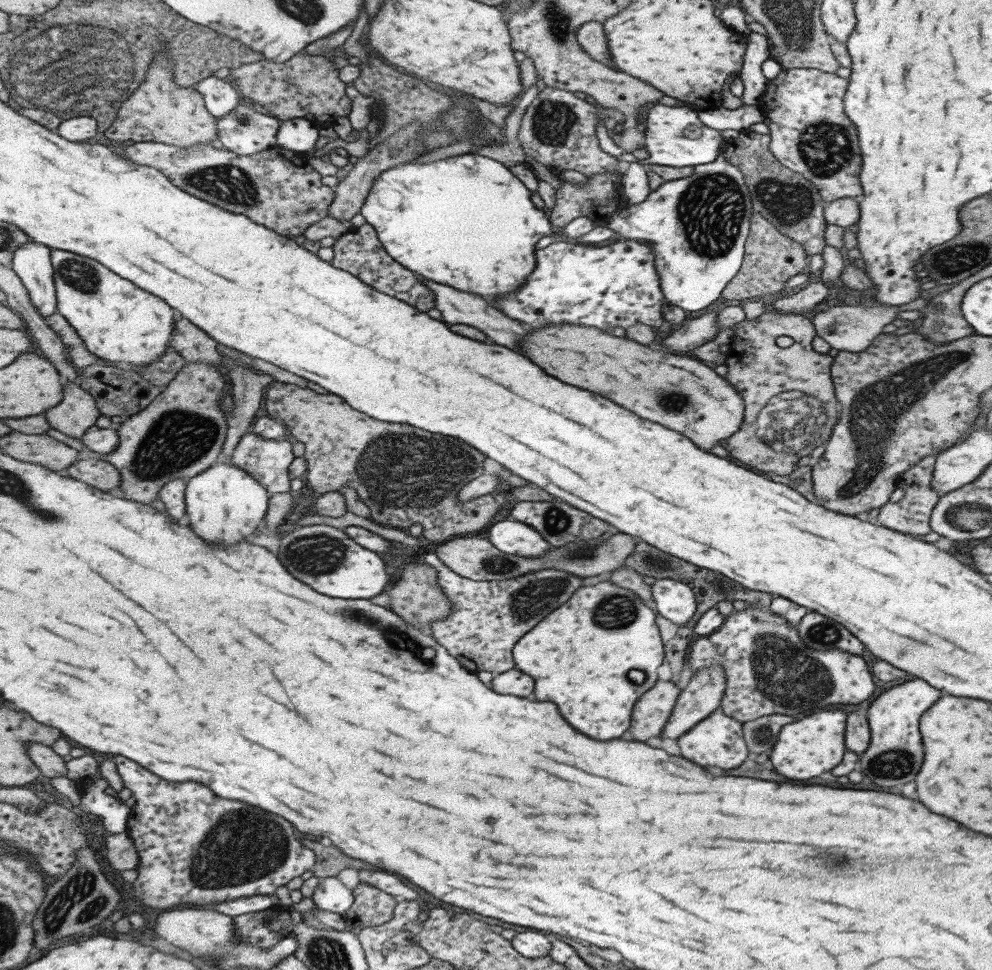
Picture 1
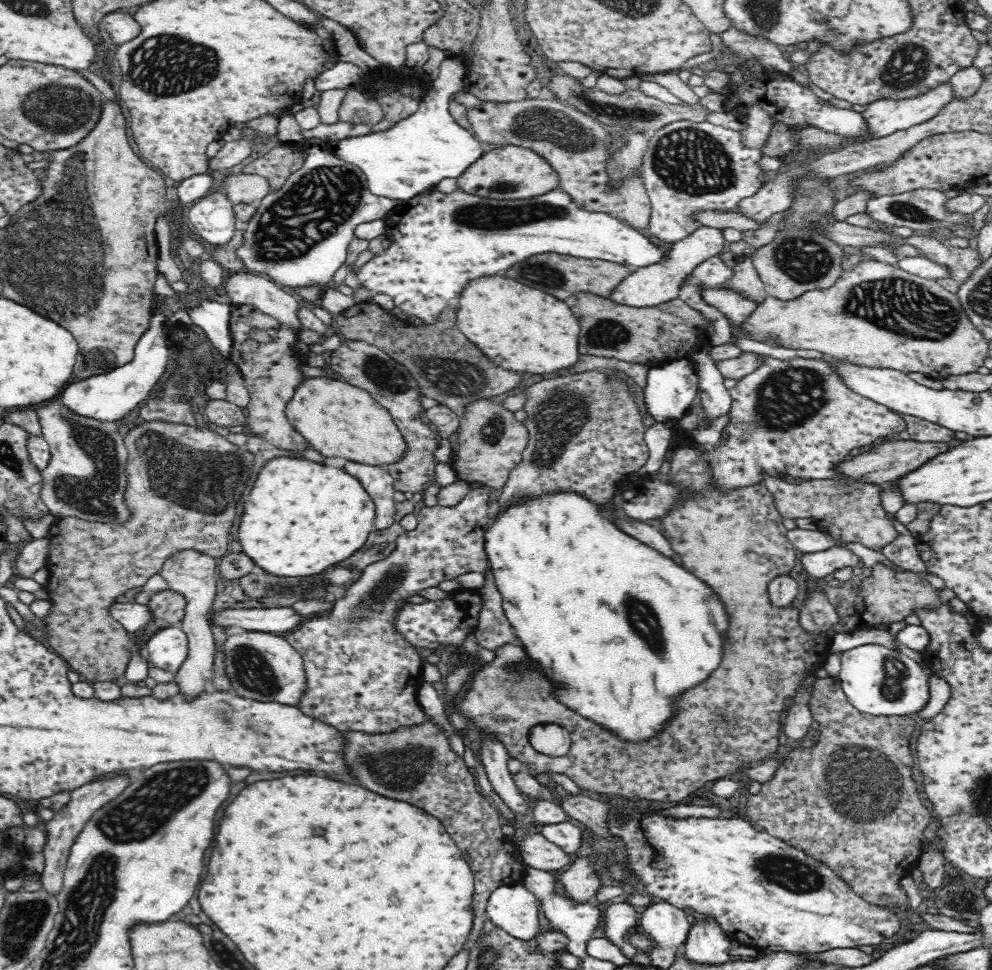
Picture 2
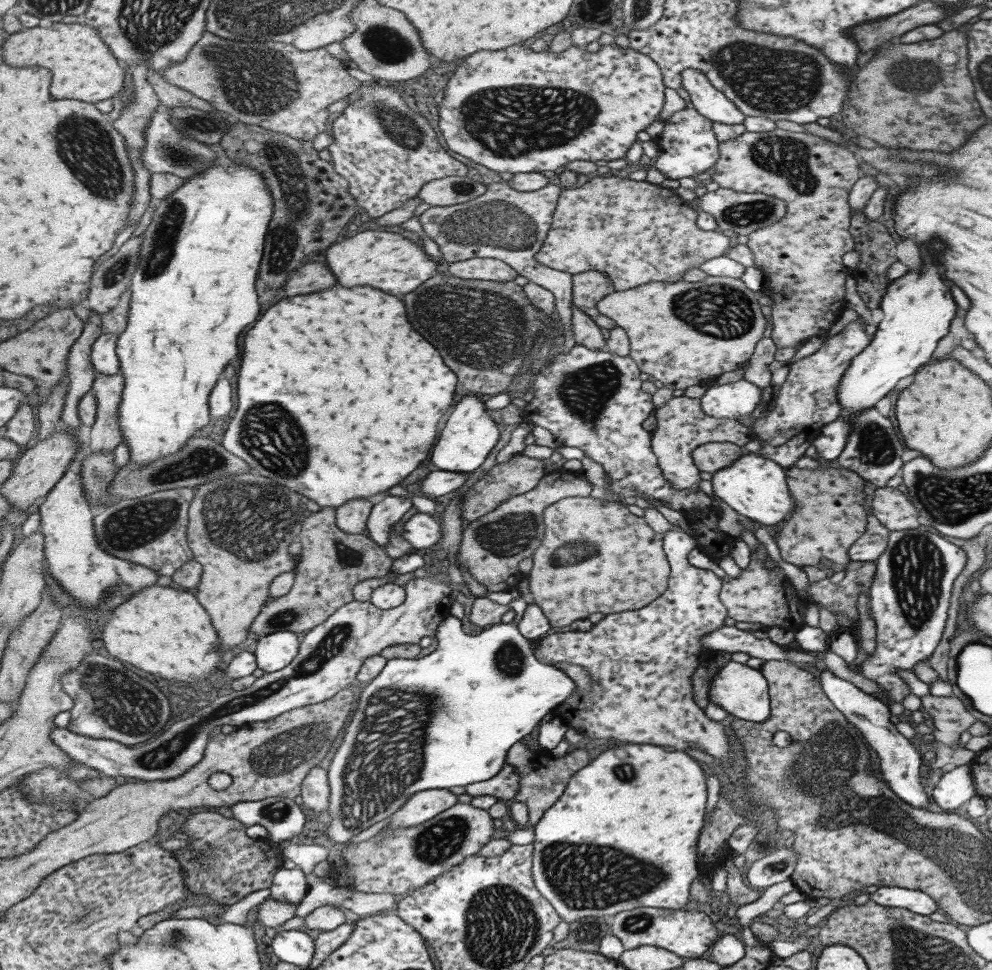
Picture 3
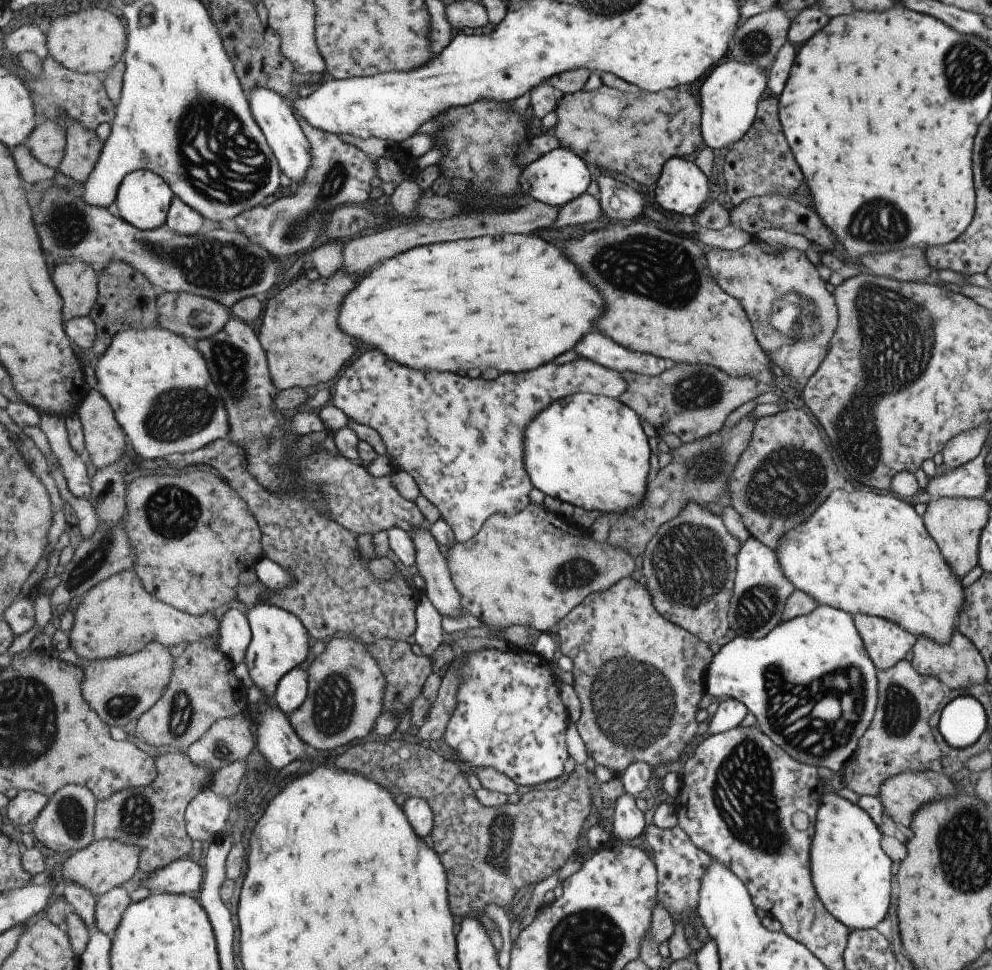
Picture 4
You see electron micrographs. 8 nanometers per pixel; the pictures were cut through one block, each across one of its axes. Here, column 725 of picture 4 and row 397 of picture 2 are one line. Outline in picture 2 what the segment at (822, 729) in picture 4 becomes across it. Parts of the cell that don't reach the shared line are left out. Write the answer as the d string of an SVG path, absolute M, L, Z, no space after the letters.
M670 360L670 362L664 362L664 364L652 366L642 388L644 388L642 392L644 392L646 412L656 422L662 422L662 424L680 422L686 416L686 412L690 410L696 396L700 394L700 390L698 390L698 374L696 374L694 364L690 360L676 360L676 362Z

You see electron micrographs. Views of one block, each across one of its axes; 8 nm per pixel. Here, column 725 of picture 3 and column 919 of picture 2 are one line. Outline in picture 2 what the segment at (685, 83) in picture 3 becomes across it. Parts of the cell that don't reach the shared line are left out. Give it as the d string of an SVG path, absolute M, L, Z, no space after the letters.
M946 82L934 90L930 90L924 96L918 98L910 98L910 100L876 100L872 104L866 106L866 110L860 112L864 124L866 124L866 138L878 140L878 138L886 138L894 132L902 132L908 128L914 128L918 124L926 124L928 120L934 120L934 116L938 116L942 112L942 108L946 108L946 104L950 104L954 100L954 92L952 86Z

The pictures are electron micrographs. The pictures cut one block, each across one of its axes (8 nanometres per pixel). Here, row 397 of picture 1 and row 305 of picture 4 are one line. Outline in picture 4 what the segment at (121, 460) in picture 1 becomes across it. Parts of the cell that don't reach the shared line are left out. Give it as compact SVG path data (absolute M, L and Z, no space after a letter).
M161 292L159 296L159 324L175 334L181 334L185 340L189 342L197 342L201 338L213 336L219 330L223 330L223 326L231 320L229 310L219 304L217 300L205 298L205 296L197 296L197 294L189 294L189 292Z

